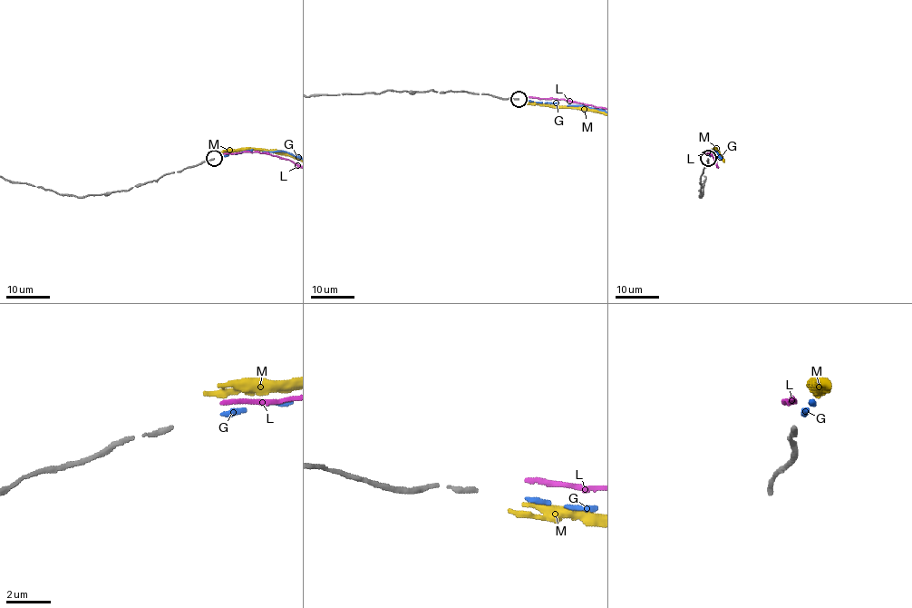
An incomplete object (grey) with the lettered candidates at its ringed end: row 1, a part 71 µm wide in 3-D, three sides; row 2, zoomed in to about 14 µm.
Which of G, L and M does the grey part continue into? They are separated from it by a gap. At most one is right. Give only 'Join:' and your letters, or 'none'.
Join: G

